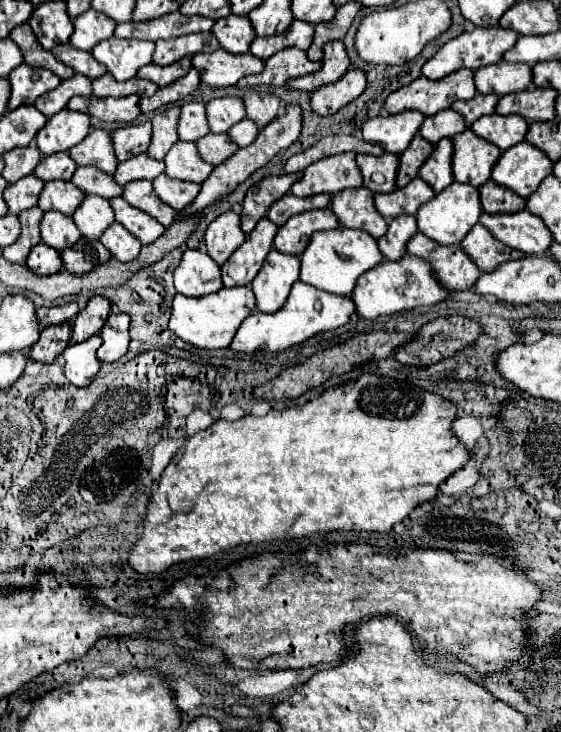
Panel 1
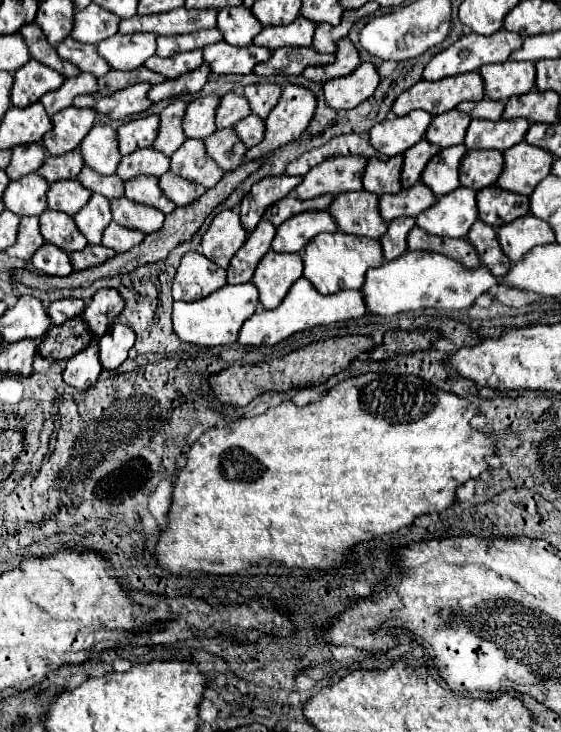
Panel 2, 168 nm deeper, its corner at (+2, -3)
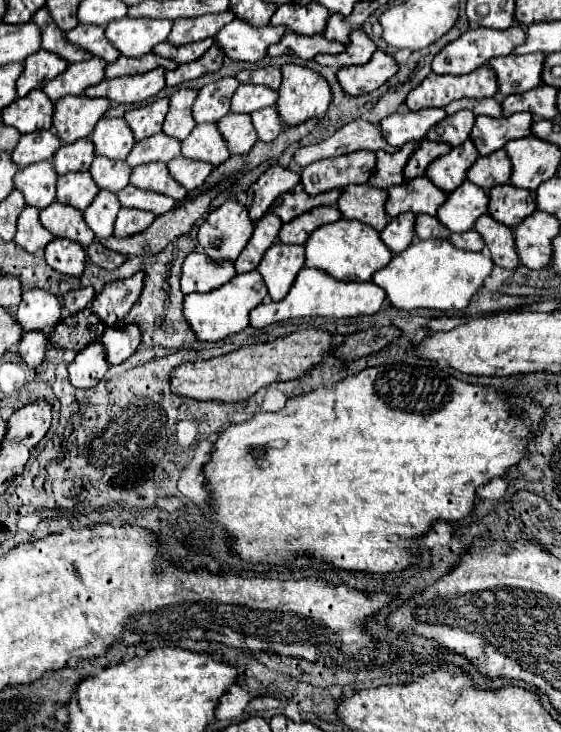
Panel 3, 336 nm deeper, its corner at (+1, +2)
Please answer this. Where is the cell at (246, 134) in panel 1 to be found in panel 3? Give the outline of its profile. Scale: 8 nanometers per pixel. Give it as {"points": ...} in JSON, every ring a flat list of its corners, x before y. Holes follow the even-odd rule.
{"points":[[270,106,270,108,260,108,260,110,252,112,250,118,252,118,252,124,254,124,254,128,256,128,258,140,262,140,262,142,274,140,274,138,280,134,280,130,282,130,278,112,276,112,274,106]]}

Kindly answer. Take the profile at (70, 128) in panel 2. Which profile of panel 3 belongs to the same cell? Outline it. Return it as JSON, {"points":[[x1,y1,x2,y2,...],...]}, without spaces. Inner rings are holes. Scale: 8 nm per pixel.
{"points":[[68,96,60,98,54,106,54,124,52,132,66,142,72,144,80,138,86,138,96,122,104,116,110,102,104,98,88,98,88,96]]}

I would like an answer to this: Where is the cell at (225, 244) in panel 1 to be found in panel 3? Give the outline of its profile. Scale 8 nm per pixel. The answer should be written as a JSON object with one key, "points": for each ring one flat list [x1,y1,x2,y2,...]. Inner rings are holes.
{"points":[[226,200,208,214,198,230,198,242,212,260,236,260,252,232,254,224,248,218,248,210,234,200]]}

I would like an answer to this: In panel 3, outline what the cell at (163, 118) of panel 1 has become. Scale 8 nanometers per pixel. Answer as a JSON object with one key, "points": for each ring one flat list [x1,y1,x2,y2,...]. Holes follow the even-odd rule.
{"points":[[180,88,170,96,170,110,164,120,164,134,172,136,176,140,184,140,192,128,194,128,194,118,192,118,192,102,196,98,196,90,190,88]]}

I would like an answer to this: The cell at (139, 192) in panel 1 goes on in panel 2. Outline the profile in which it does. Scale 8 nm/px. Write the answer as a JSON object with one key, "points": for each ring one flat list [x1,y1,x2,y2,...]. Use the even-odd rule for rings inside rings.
{"points":[[133,177,131,181,125,181,125,197,137,203,153,205,163,213,171,213,175,209,175,203,171,203,159,189,157,177]]}

